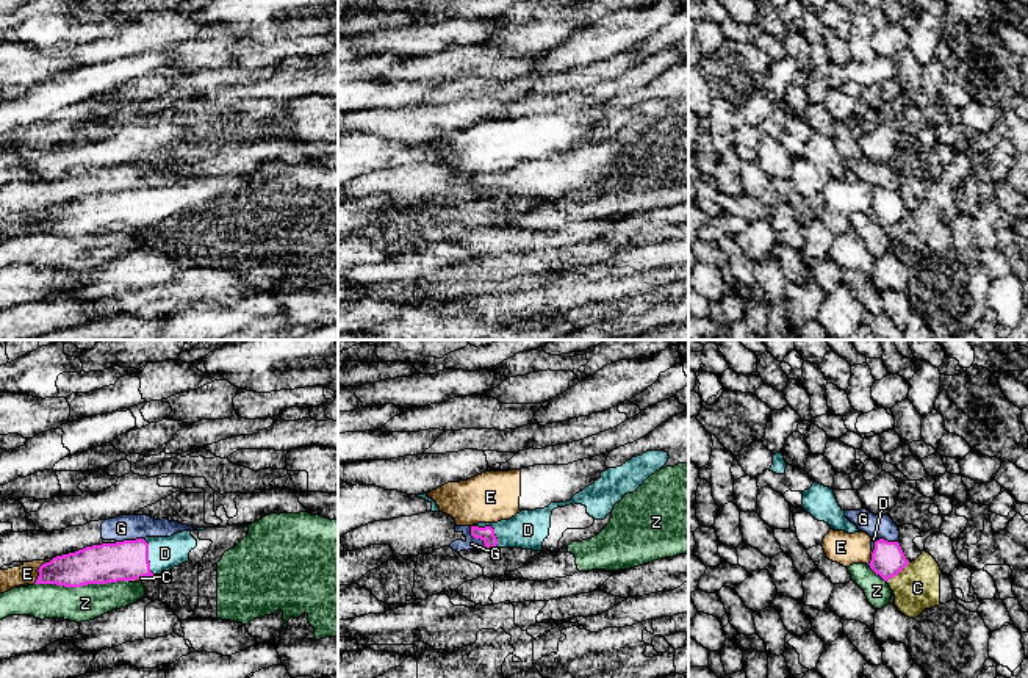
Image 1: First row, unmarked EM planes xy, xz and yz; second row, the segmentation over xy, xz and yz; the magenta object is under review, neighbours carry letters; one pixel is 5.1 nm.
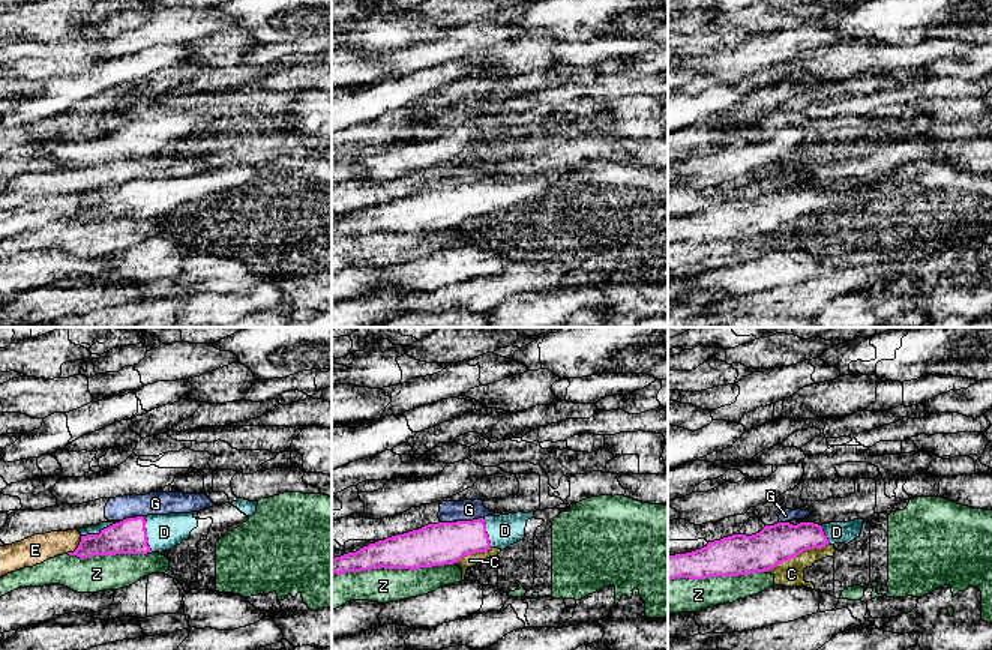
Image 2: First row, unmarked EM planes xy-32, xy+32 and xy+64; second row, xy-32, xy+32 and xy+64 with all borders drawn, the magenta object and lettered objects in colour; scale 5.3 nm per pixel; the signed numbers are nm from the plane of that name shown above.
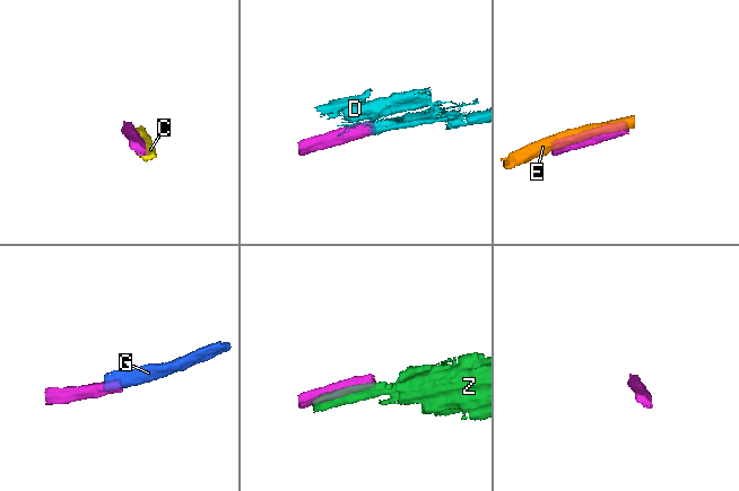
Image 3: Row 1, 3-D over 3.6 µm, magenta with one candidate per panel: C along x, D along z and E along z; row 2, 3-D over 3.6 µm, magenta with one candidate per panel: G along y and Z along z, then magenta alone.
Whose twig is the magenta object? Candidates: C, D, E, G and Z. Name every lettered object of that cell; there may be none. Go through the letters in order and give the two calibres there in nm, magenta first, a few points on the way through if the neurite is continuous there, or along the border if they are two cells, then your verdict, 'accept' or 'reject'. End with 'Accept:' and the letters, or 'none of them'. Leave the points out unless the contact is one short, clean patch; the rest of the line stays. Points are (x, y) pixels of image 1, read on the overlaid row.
C: 180/240 nm | reject
D: 80/200 nm | accept
E: 190/110 nm | reject
G: 80/60 nm | along xz (470, 526), (470, 533), (484, 544), (484, 548) | reject
Z: 200/180 nm | reject
Accept: D

